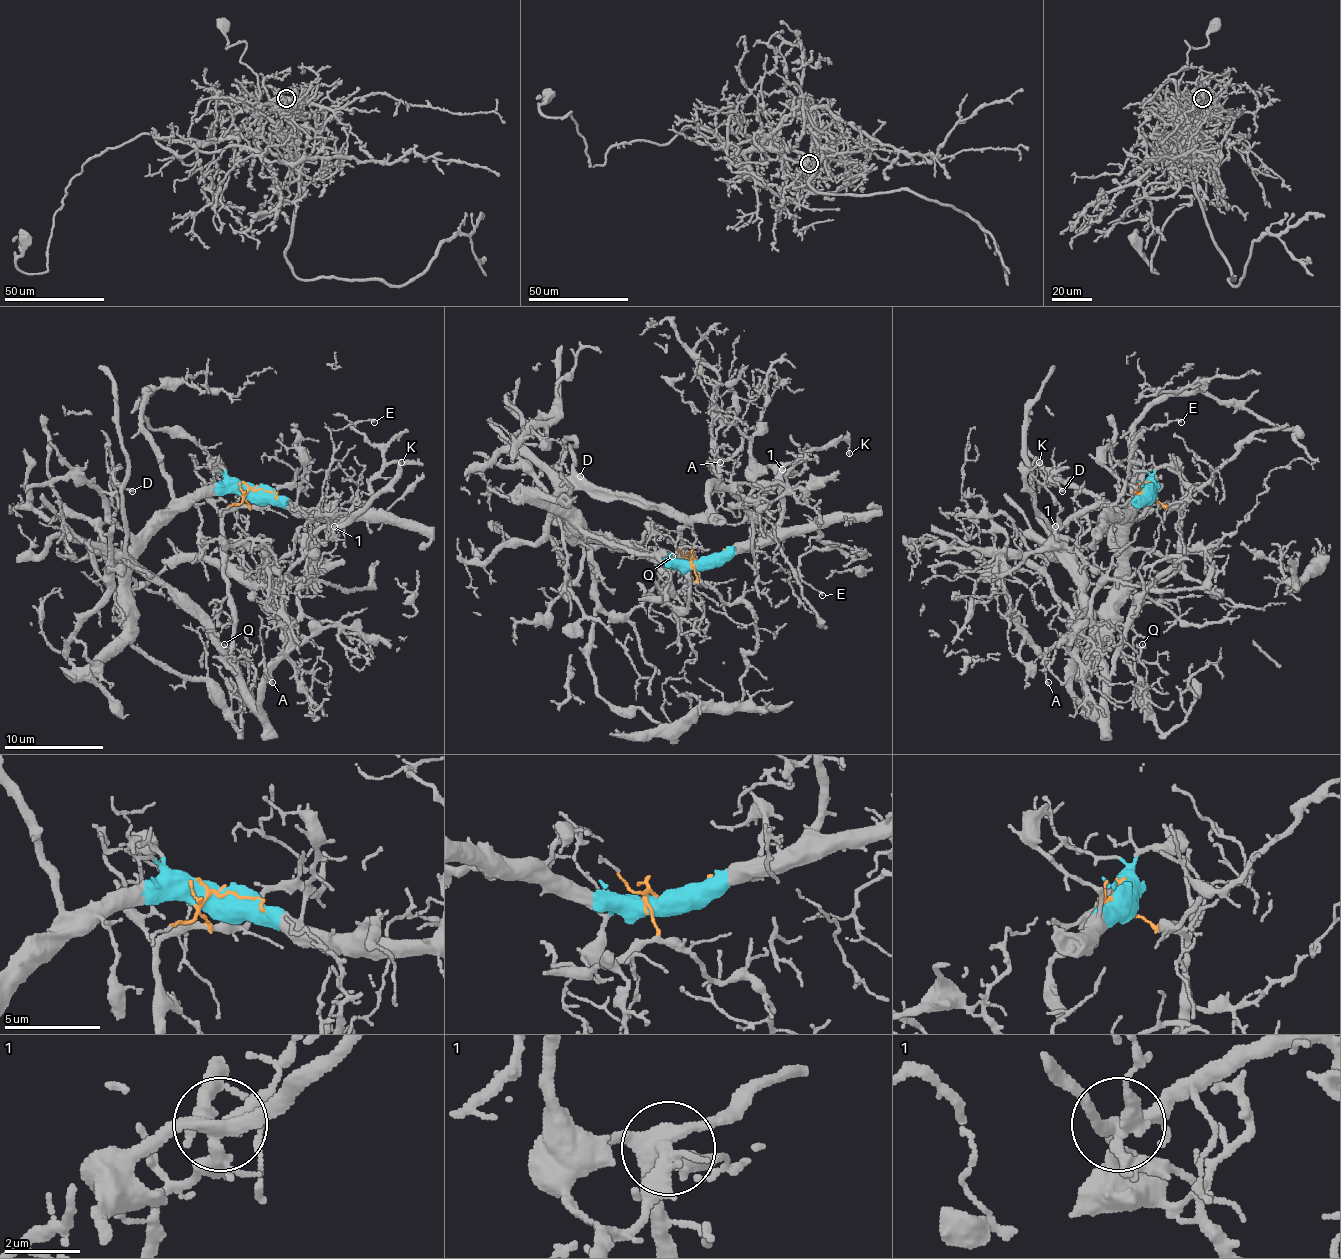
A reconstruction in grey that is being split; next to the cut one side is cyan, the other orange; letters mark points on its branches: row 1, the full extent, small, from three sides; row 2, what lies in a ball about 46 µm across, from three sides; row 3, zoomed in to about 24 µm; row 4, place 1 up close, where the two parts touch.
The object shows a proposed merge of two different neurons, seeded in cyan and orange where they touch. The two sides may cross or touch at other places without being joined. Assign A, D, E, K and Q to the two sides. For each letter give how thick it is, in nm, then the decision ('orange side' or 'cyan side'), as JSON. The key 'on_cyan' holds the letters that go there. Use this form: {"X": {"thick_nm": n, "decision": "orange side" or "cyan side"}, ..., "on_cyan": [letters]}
{"A": {"thick_nm": 120, "decision": "orange side"}, "D": {"thick_nm": 140, "decision": "orange side"}, "E": {"thick_nm": 120, "decision": "cyan side"}, "K": {"thick_nm": 110, "decision": "cyan side"}, "Q": {"thick_nm": 150, "decision": "cyan side"}, "on_cyan": ["E", "K", "Q"]}

